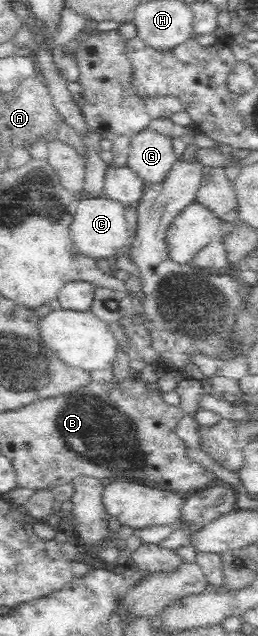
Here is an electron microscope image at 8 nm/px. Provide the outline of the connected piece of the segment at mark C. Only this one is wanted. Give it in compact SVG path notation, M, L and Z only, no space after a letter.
M100 197L78 198L75 215L69 227L69 235L79 253L96 260L111 261L121 254L131 241L125 220L123 205L113 199Z

